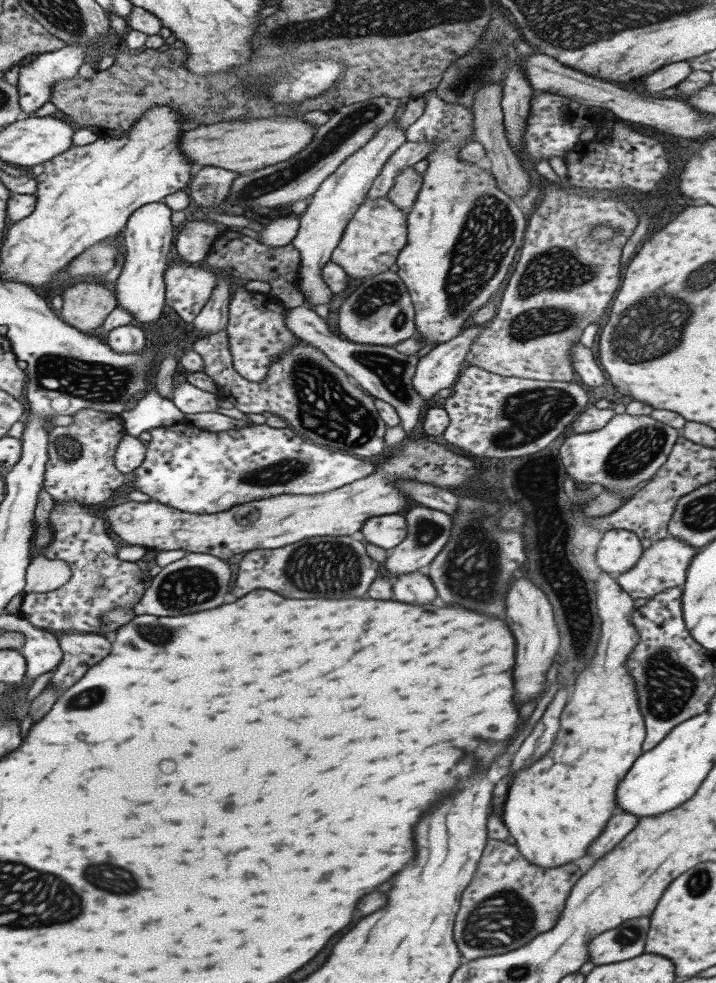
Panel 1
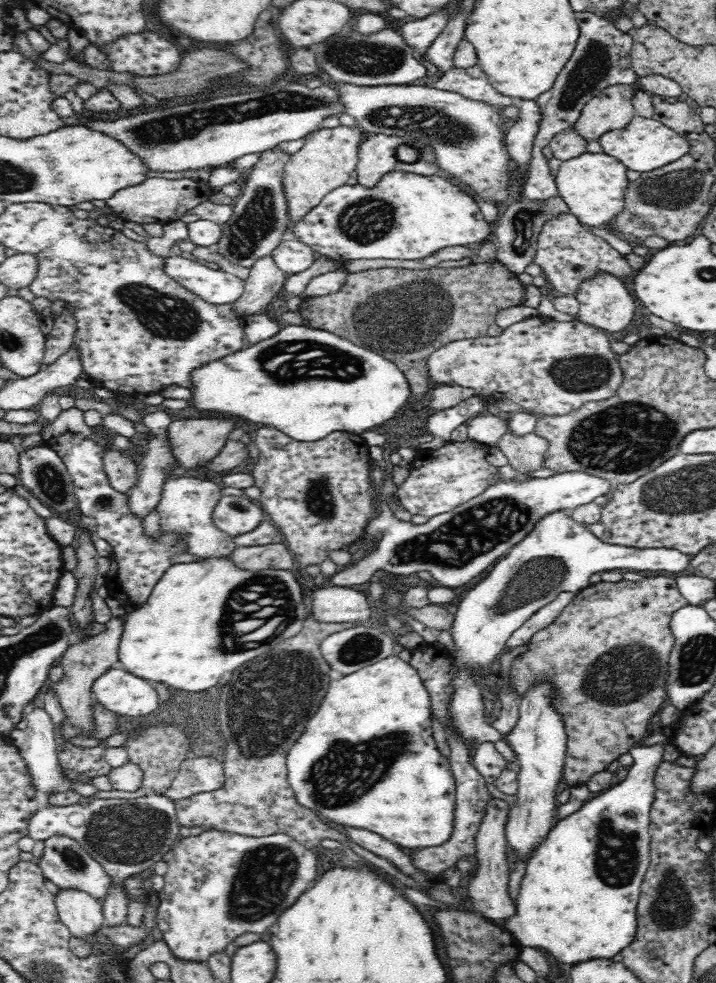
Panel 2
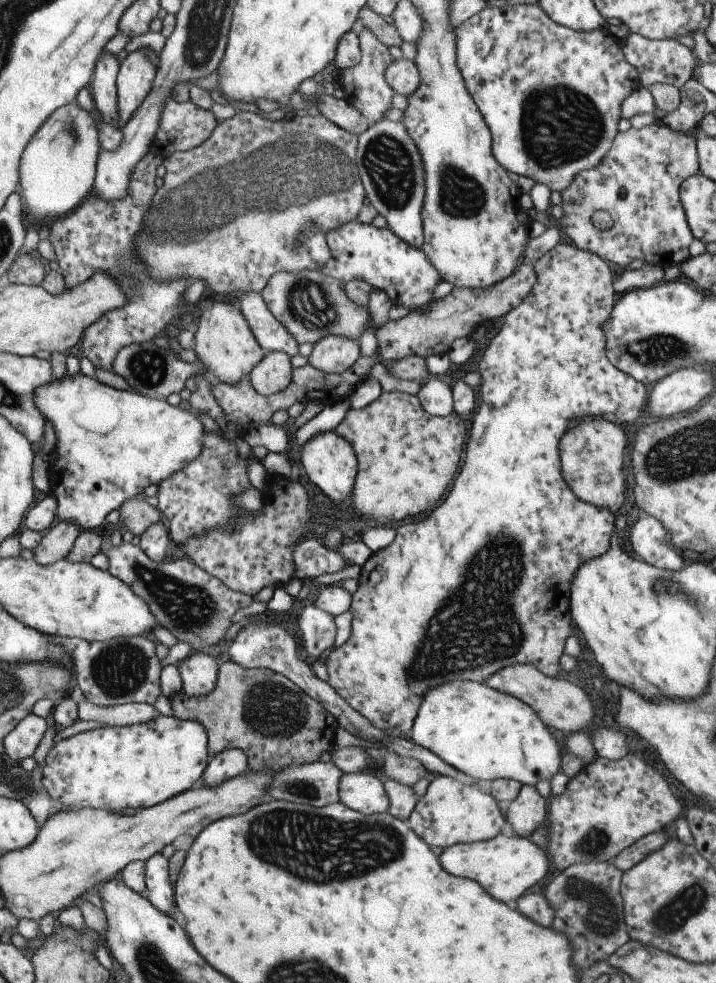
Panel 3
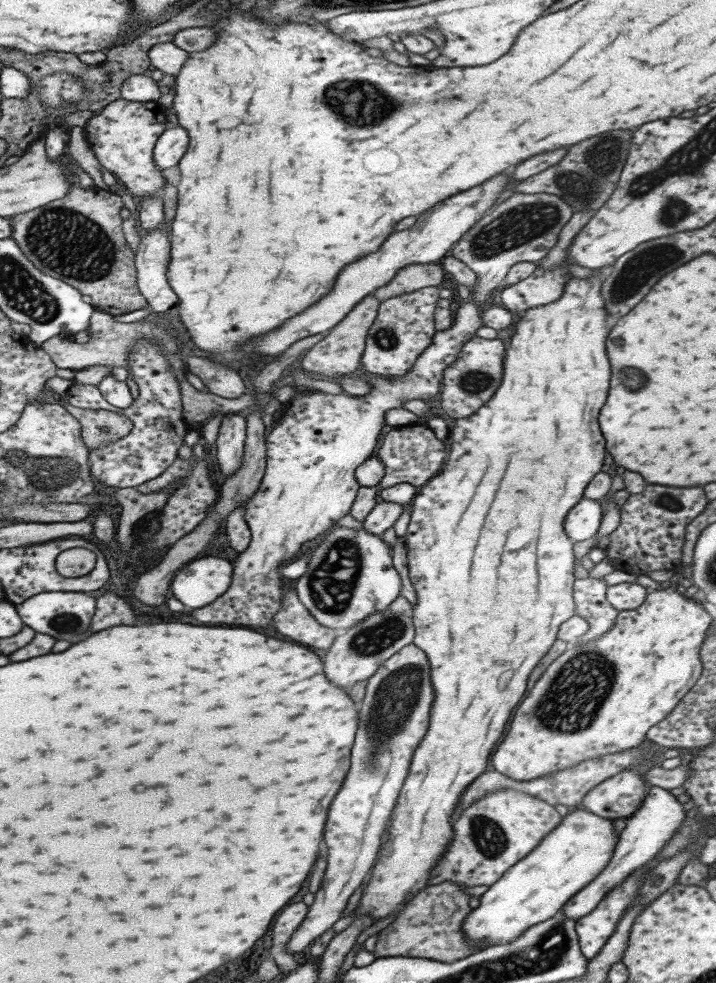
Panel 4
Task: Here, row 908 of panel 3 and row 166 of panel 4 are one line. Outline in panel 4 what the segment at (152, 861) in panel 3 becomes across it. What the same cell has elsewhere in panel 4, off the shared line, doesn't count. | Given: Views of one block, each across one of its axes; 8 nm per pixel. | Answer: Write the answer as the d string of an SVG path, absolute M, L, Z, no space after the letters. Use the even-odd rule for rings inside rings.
M177 125L167 128L156 141L153 150L154 162L159 169L166 170L176 166L187 151L190 140L188 131Z

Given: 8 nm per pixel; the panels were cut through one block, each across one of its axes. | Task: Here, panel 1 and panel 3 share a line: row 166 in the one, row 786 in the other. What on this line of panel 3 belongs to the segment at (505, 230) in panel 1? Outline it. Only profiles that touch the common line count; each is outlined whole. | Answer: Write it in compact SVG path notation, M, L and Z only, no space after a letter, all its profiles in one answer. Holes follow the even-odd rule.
M435 774L429 783L426 793L416 803L412 814L407 818L410 828L429 846L448 848L460 843L487 841L500 834L505 823L503 806L486 792L480 790L476 782L463 783L451 776Z

